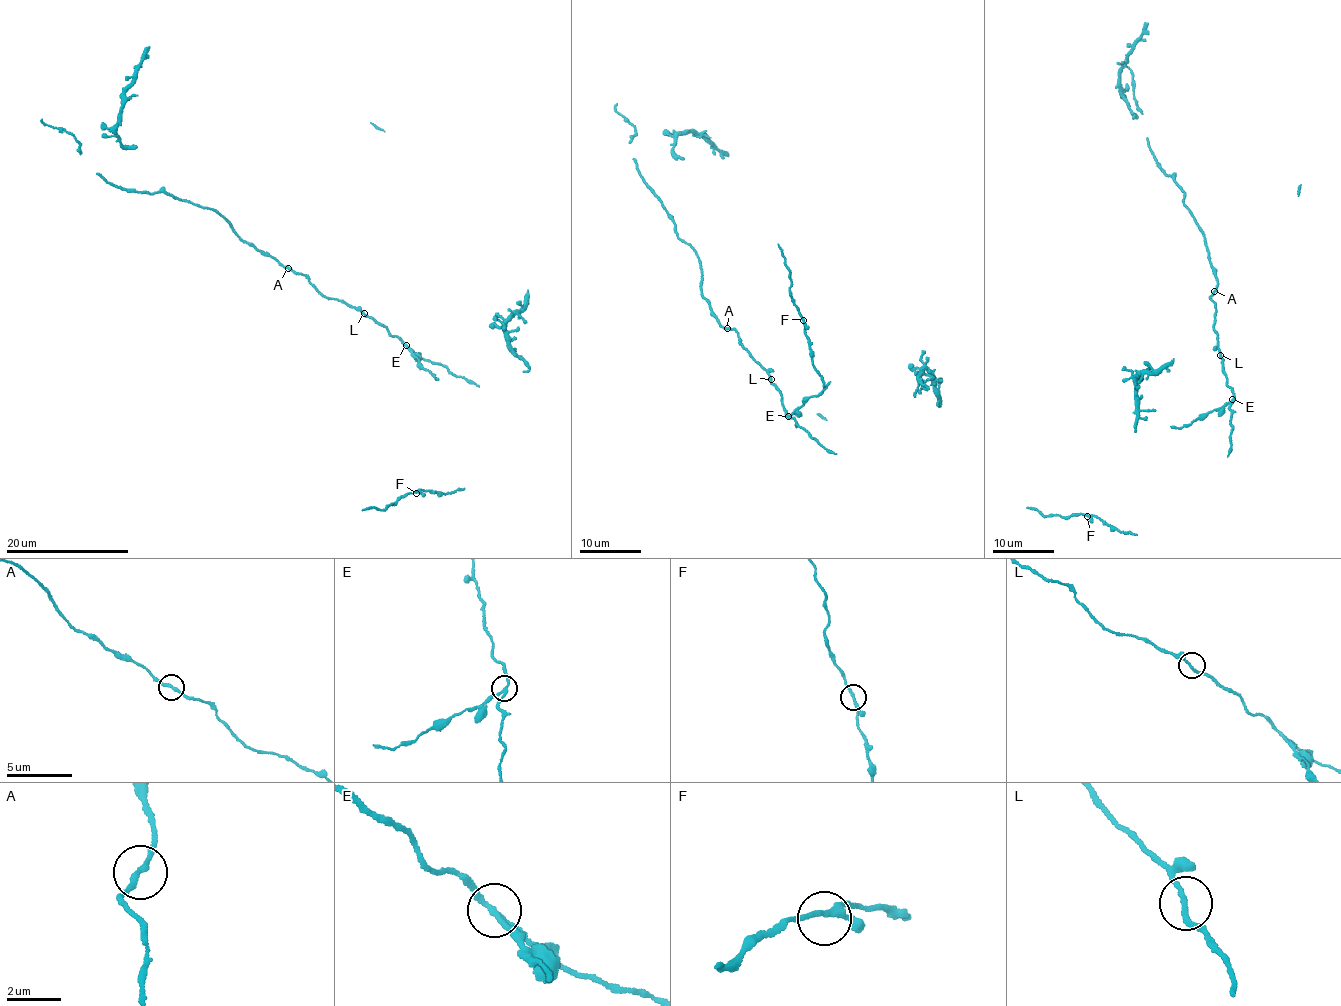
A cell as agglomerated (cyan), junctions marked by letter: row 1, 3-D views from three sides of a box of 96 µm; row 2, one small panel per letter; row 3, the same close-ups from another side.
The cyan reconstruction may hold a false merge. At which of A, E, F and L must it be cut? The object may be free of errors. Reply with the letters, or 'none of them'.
E

